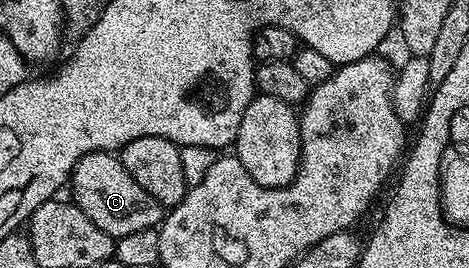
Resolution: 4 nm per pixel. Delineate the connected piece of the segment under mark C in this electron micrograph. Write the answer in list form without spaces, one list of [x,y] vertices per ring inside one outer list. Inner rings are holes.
[[[92,152],[79,158],[79,162],[73,167],[72,188],[71,199],[73,203],[77,204],[79,210],[83,210],[83,214],[87,214],[87,218],[91,218],[91,222],[95,222],[95,226],[99,226],[99,230],[103,230],[108,236],[116,238],[123,234],[135,234],[135,230],[157,228],[163,219],[162,204],[154,196],[147,194],[147,190],[143,190],[139,186],[139,182],[135,182],[135,178],[131,178],[123,161],[114,153]]]

